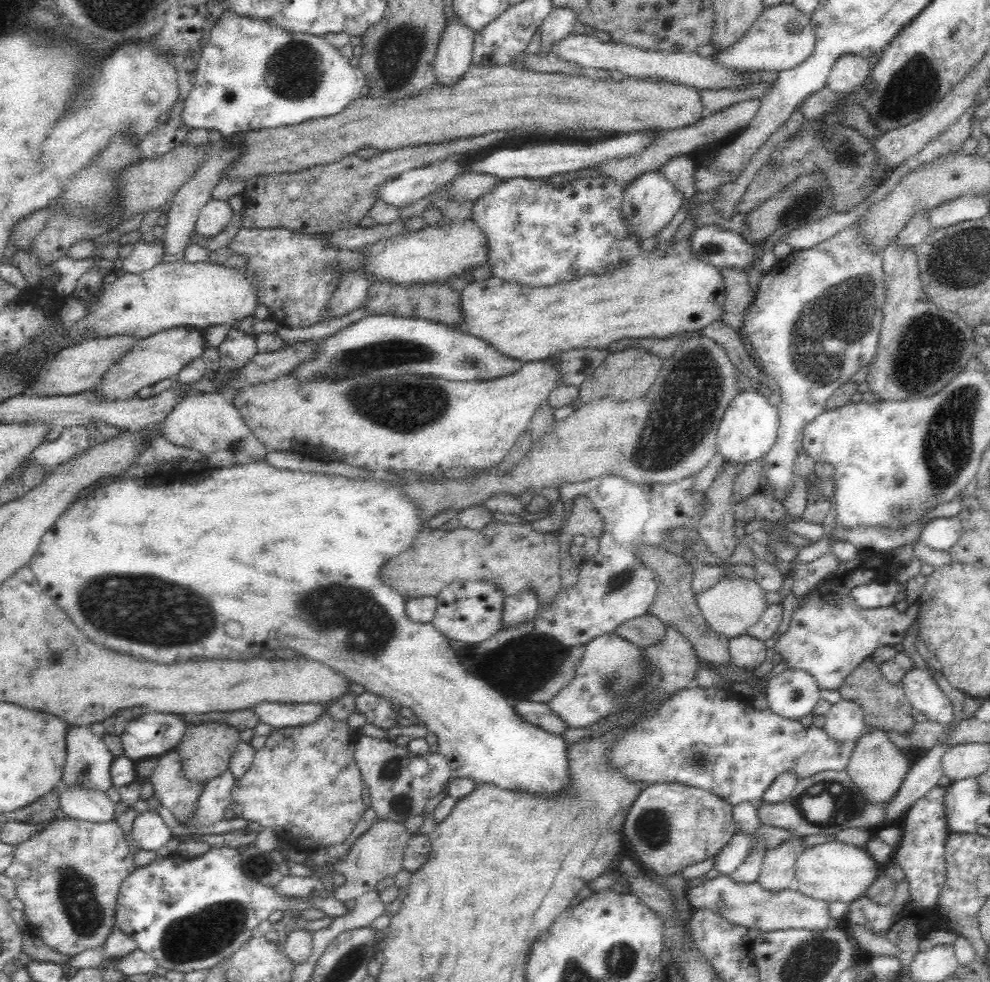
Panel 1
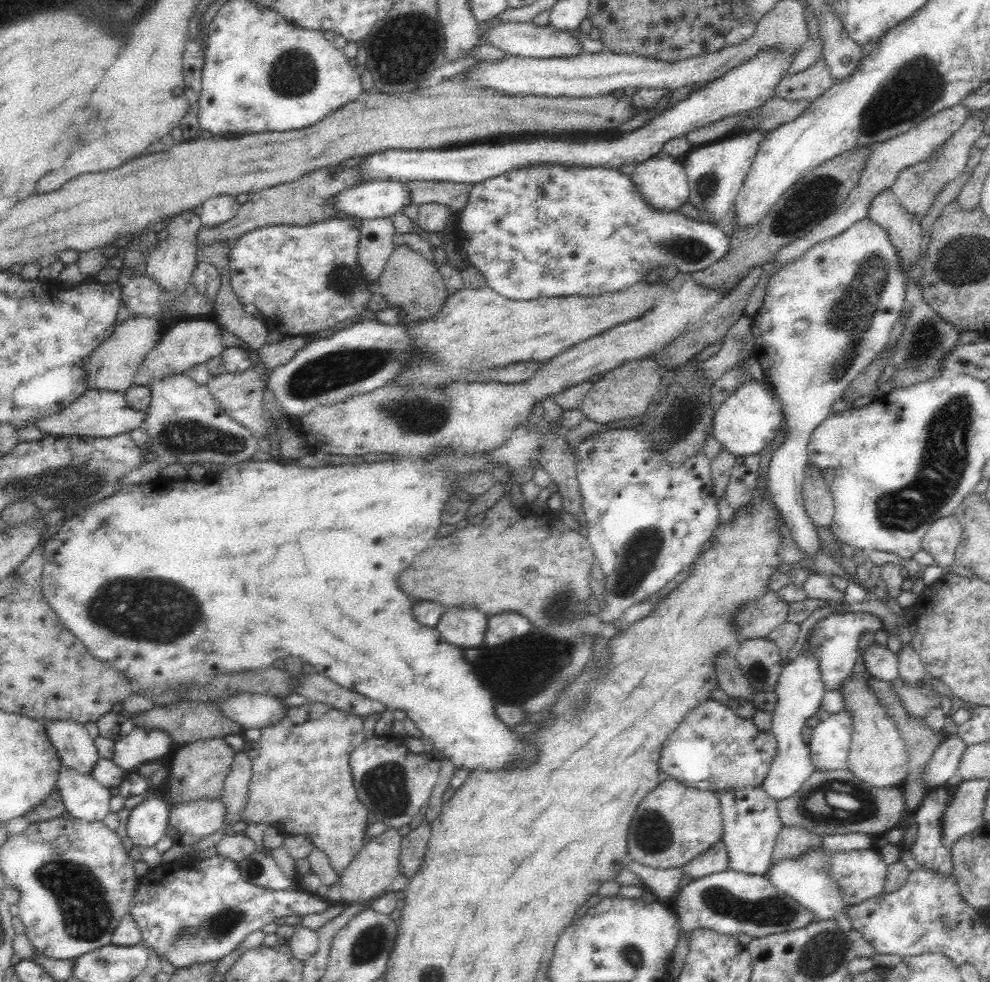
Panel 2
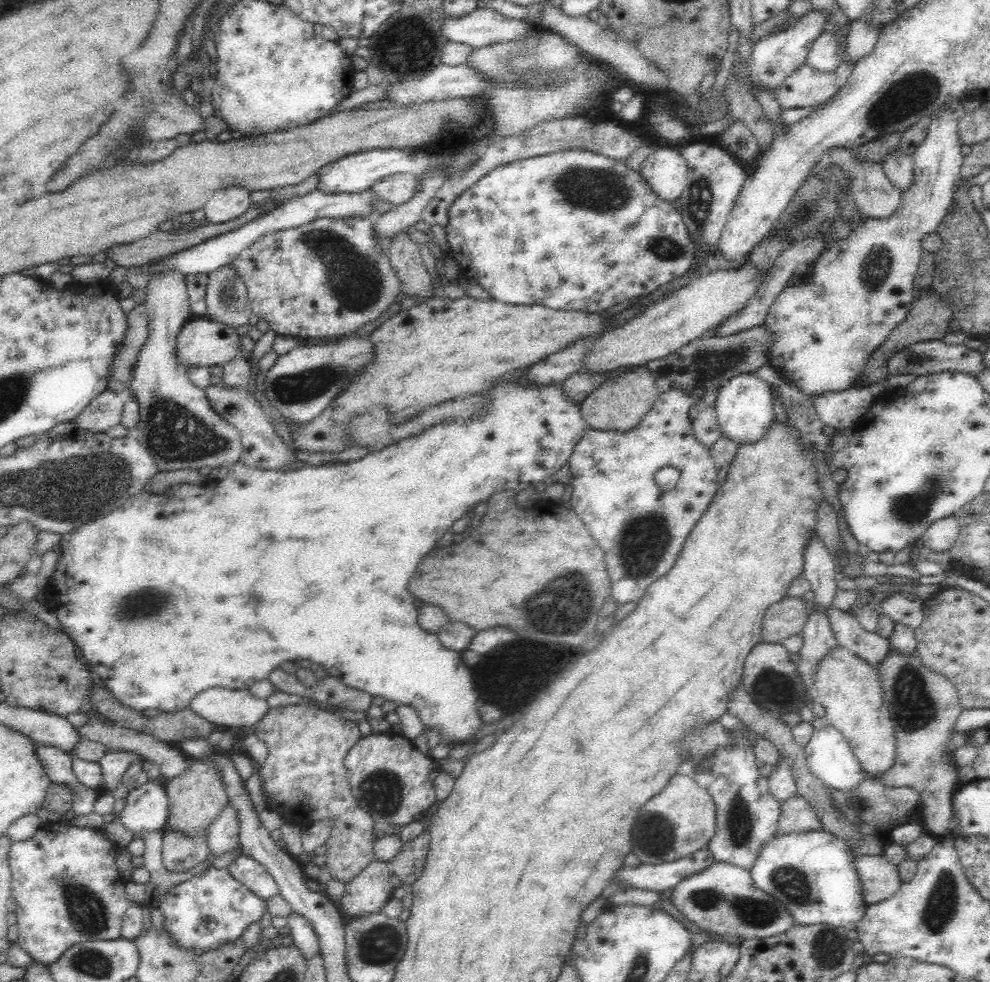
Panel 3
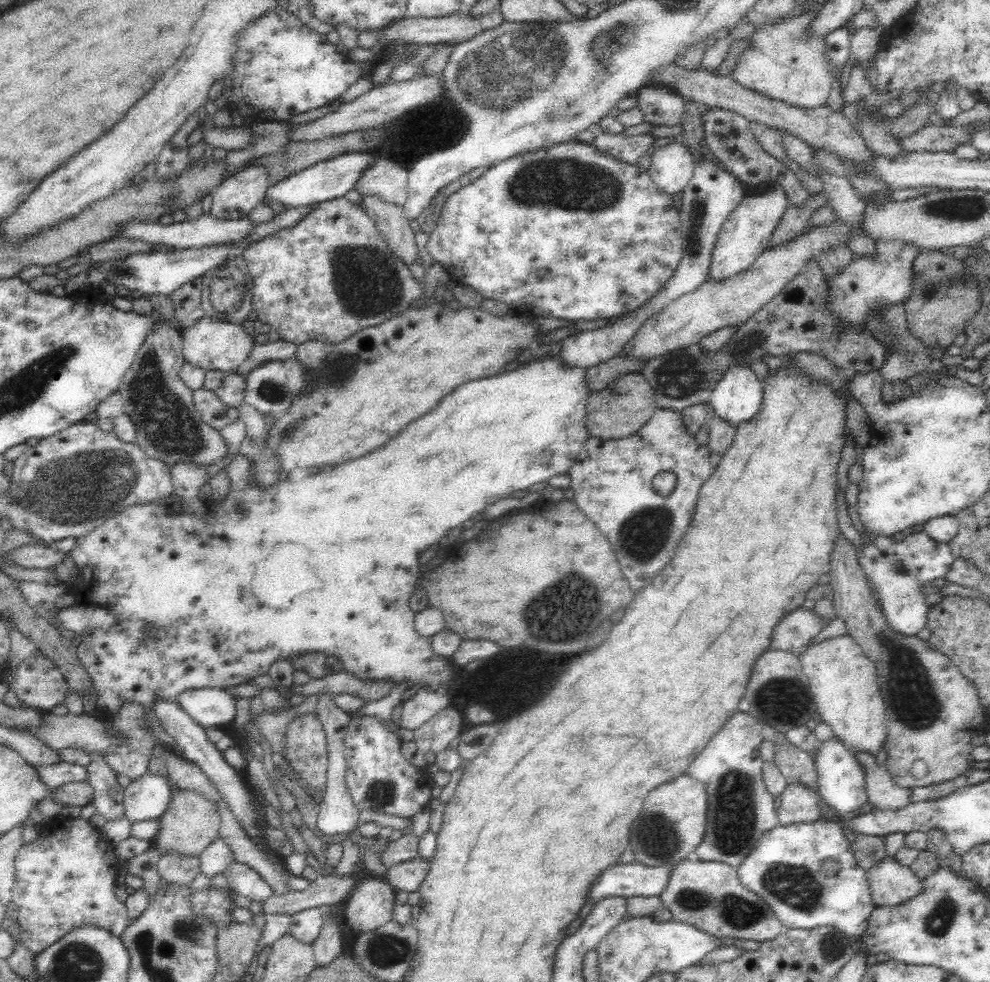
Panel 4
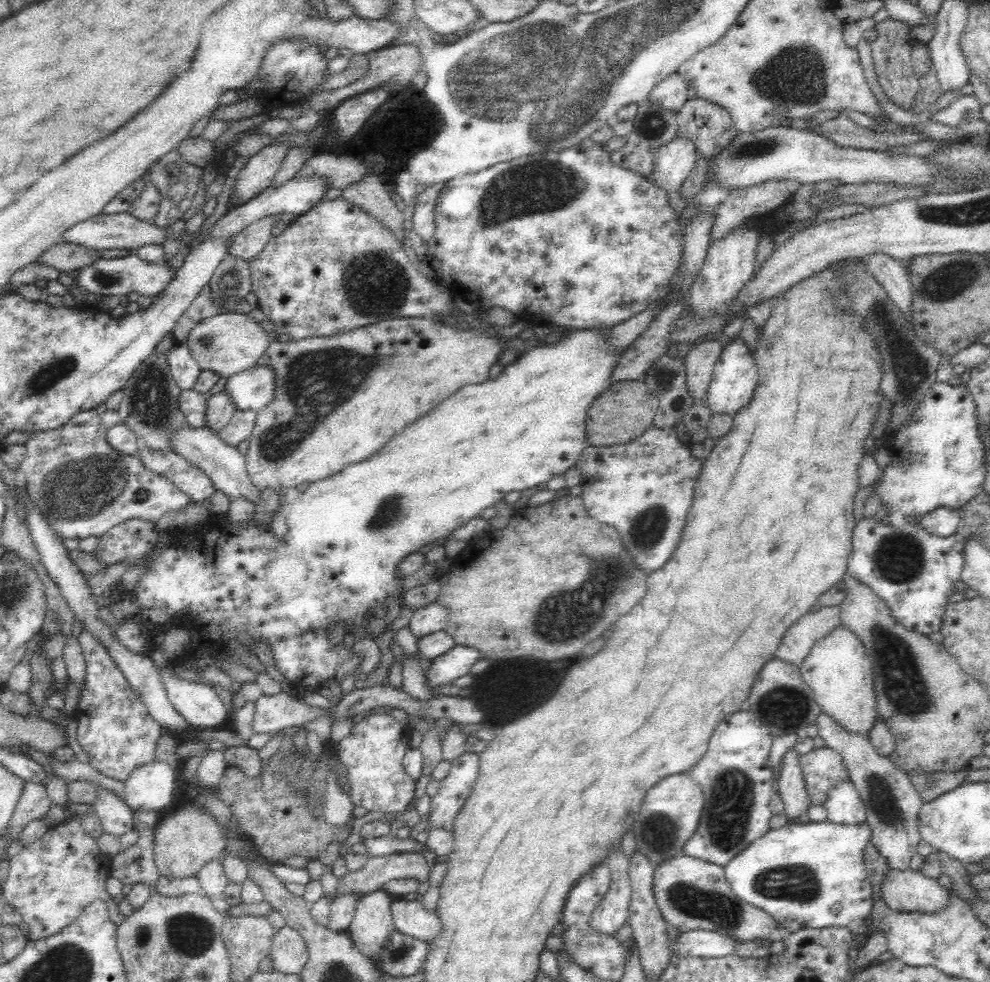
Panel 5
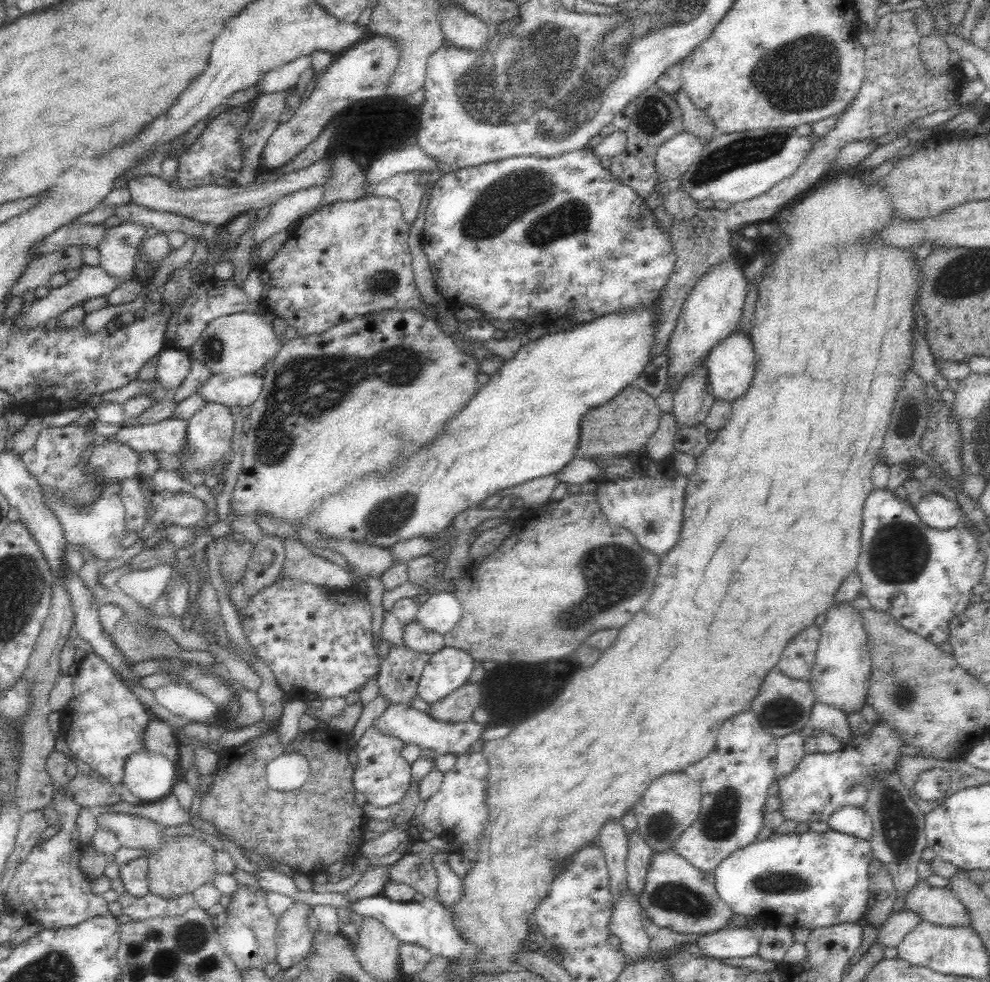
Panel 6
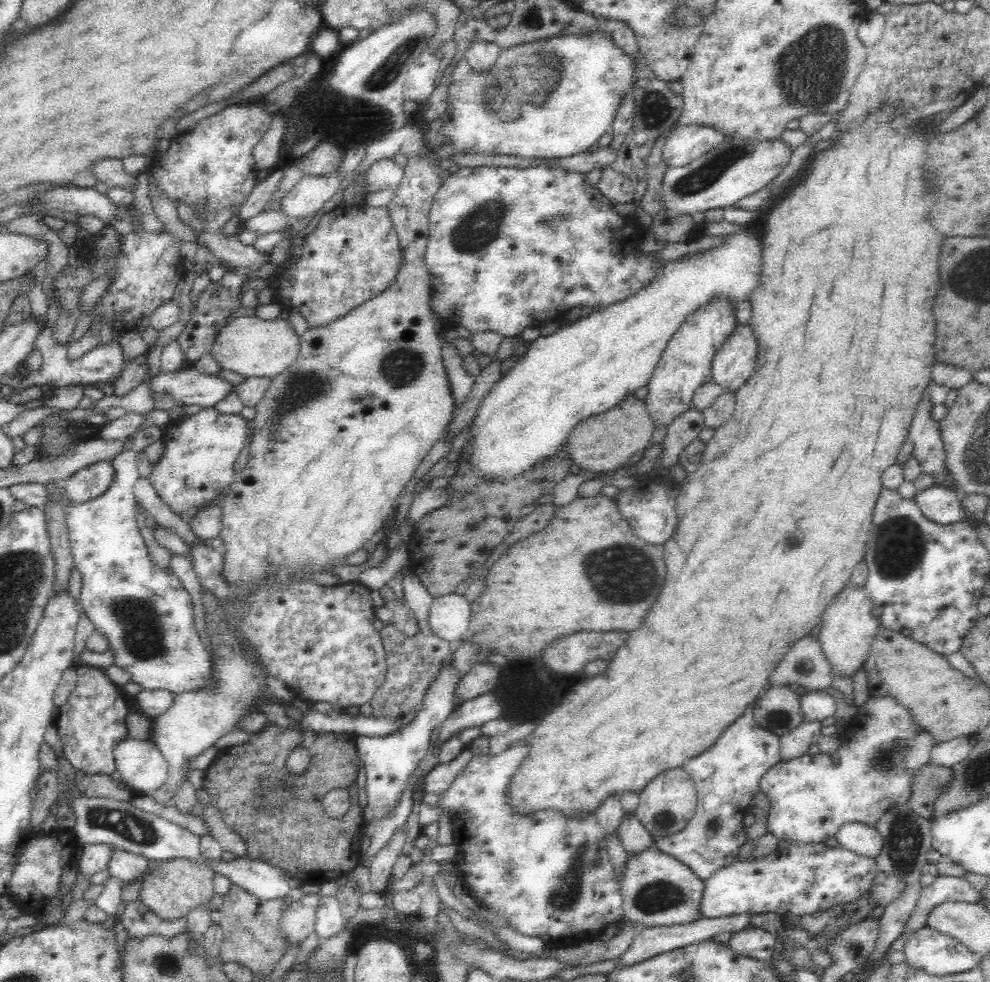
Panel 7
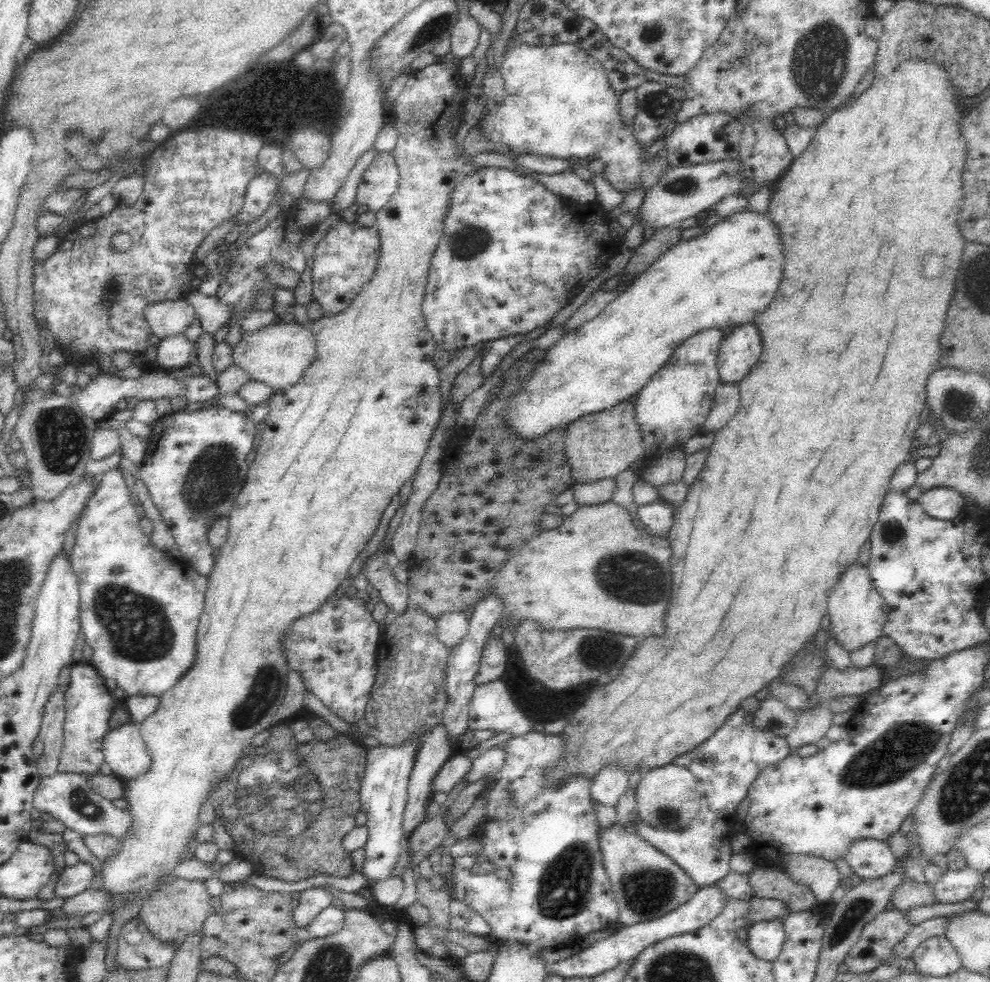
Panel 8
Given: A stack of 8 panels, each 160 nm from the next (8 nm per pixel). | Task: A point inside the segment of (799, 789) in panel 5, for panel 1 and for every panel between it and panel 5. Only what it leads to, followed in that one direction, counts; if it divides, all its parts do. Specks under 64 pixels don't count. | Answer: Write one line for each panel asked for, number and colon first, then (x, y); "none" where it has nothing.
1: (778, 871)
2: (791, 841)
3: (796, 815)
4: (799, 803)

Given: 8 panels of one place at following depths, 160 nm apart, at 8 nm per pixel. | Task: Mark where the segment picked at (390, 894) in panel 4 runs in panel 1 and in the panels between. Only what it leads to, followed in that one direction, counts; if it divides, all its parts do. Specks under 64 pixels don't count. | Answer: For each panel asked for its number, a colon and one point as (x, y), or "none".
1: (378, 853)
2: (369, 875)
3: (366, 894)

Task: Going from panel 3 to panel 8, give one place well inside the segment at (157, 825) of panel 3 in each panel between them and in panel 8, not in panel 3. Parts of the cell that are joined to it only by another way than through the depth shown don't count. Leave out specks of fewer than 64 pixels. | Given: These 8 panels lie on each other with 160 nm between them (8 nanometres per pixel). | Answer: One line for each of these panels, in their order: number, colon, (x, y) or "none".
4: (149, 796)
5: (150, 786)
6: (148, 775)
7: (141, 766)
8: (124, 750)

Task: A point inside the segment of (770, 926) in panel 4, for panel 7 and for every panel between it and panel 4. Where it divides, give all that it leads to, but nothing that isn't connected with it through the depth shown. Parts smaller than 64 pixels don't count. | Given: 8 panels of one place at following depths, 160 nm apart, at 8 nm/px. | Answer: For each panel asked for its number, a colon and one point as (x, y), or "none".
5: (692, 894)
6: (676, 895)
7: (657, 890)

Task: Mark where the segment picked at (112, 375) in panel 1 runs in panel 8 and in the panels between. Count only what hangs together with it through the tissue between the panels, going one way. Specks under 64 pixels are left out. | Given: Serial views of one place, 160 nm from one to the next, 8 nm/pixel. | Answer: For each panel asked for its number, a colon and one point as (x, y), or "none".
2: (190, 342)
3: (202, 341)
4: (213, 343)
5: (231, 342)
6: (242, 343)
7: (250, 346)
8: (279, 356)

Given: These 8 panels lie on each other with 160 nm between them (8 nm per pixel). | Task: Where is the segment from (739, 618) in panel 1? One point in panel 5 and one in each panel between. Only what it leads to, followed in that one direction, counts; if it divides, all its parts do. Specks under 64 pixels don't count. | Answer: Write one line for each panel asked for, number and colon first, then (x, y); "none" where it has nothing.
2: (760, 618)
3: (786, 619)
4: (795, 633)
5: (817, 624)

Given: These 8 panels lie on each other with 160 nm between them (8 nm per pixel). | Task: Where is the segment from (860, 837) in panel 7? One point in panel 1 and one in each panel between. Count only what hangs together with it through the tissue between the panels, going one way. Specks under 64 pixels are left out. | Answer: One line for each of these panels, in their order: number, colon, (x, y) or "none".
1: (844, 723)
2: (828, 749)
3: (829, 756)
4: (840, 778)
5: (843, 804)
6: (853, 821)

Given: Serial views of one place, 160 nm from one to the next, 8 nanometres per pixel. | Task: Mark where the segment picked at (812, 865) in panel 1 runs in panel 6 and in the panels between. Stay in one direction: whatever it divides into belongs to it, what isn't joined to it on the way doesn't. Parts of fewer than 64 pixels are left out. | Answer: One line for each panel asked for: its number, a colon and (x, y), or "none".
2: (861, 874)
3: (880, 879)
4: (891, 883)
5: (907, 891)
6: (940, 906)

